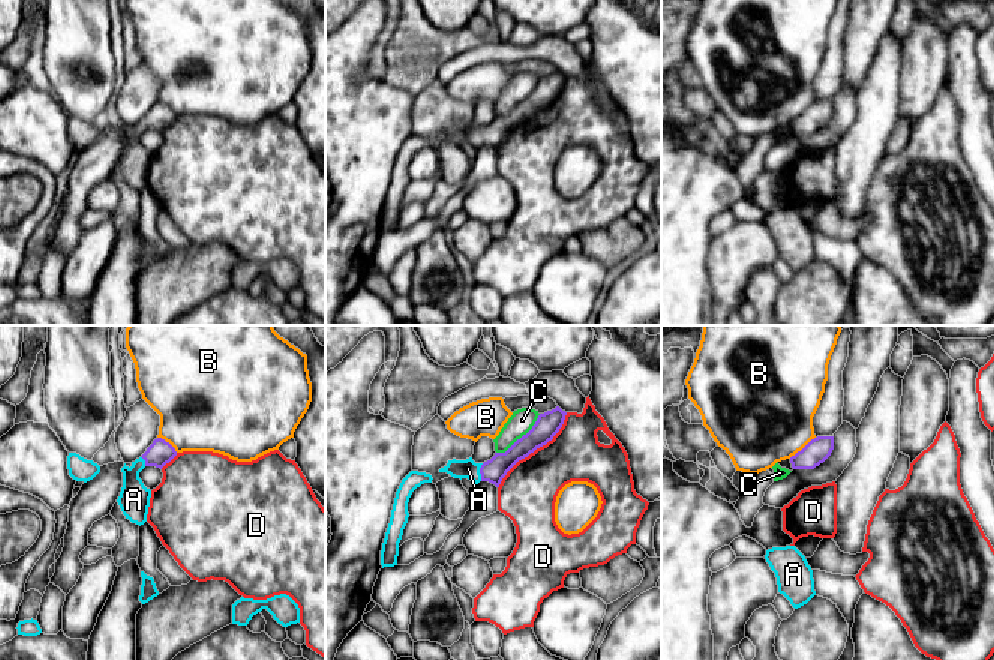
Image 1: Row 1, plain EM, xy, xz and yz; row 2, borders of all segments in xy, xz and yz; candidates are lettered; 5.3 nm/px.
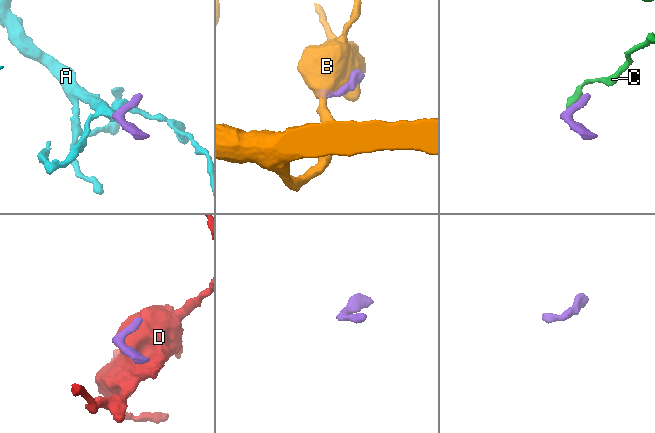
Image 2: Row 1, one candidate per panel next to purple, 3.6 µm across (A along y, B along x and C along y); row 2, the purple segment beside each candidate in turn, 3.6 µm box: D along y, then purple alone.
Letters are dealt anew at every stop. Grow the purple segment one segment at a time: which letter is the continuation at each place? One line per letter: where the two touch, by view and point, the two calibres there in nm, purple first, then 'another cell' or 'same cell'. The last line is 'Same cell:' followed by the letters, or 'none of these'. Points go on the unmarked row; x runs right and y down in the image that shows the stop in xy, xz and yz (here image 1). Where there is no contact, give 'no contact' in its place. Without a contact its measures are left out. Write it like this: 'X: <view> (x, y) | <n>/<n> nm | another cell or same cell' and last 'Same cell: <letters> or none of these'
A: xz (480, 137) | 120/100 nm | same cell
B: yz (802, 113) | 140/480 nm | another cell
C: xz (522, 101) | 140/130 nm | another cell
D: xz (534, 114) | 140/300 nm | another cell
Same cell: A

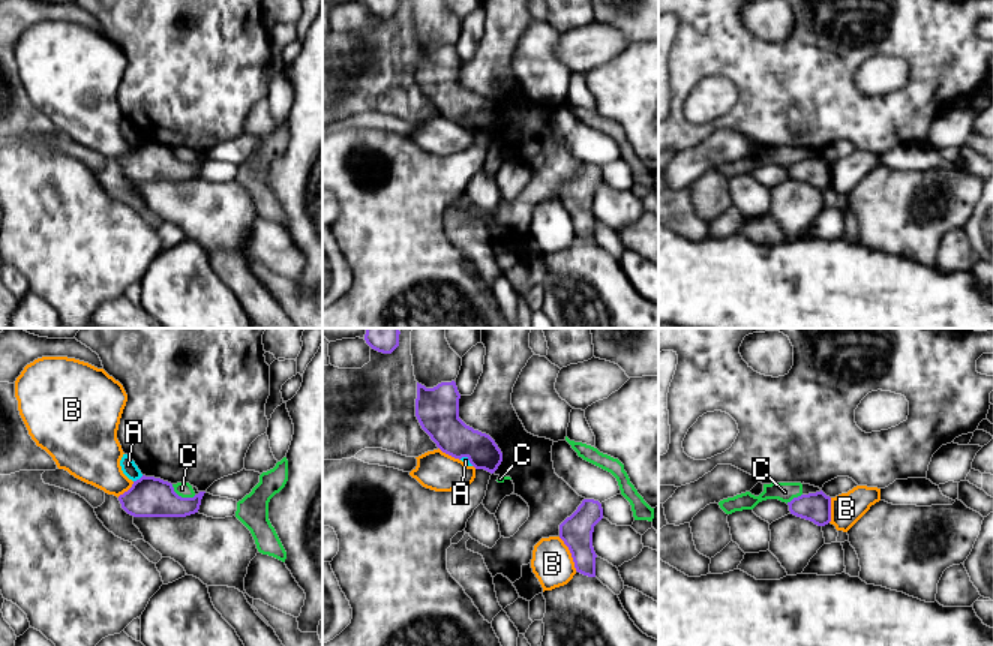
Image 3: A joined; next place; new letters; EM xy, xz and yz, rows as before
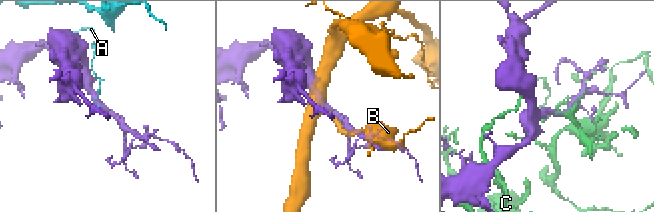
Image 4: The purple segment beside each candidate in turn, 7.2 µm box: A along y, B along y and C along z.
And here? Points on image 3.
A: xy (140, 143) | 220/80 nm | another cell
B: xz (570, 216) | 180/220 nm | another cell
C: xy (180, 161) | 220/80 nm | another cell
Same cell: none of these

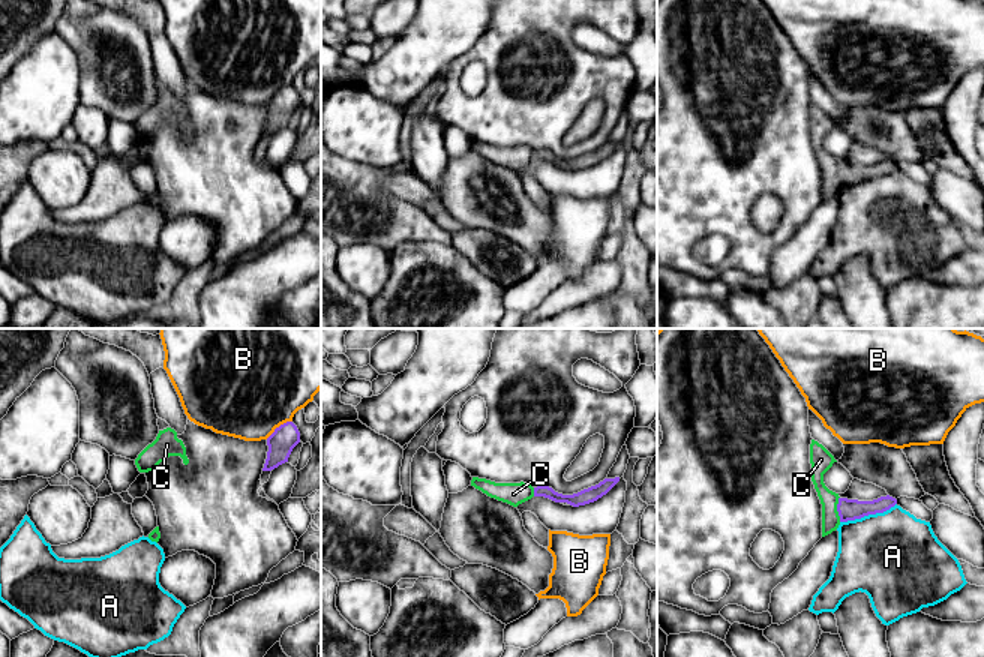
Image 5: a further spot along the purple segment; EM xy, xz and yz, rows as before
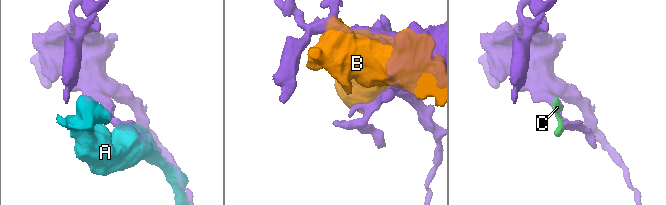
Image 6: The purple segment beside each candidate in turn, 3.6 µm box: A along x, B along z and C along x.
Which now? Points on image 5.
A: yz (867, 179) | 110/480 nm | another cell
B: xy (279, 90) | 140/500 nm | another cell
C: yz (837, 173) | 110/100 nm | same cell
Same cell: C

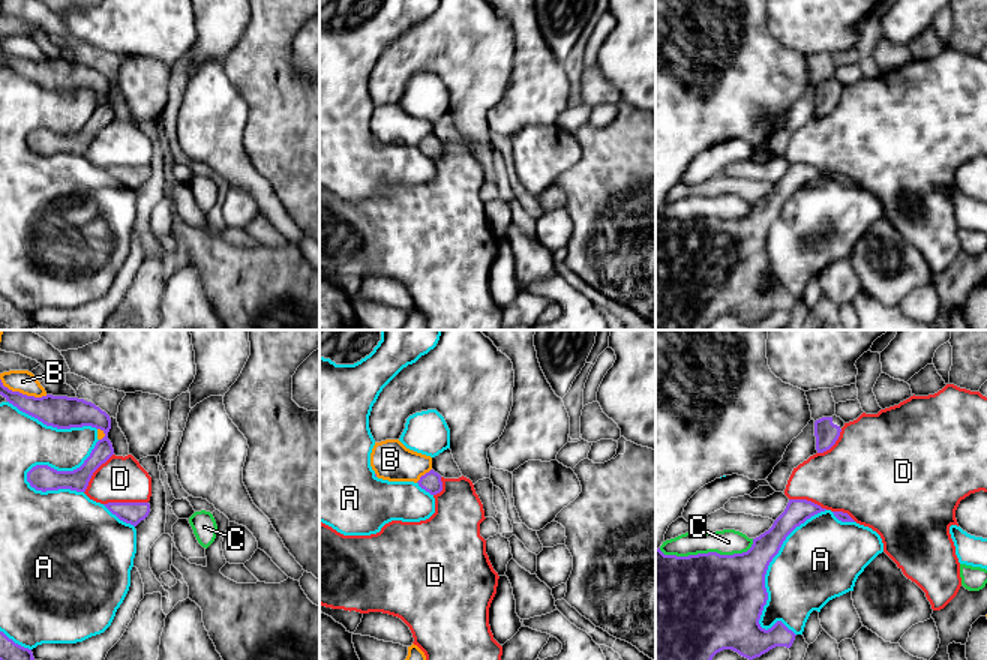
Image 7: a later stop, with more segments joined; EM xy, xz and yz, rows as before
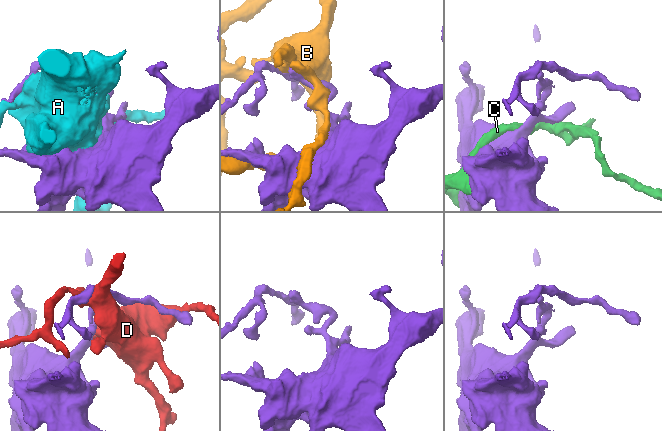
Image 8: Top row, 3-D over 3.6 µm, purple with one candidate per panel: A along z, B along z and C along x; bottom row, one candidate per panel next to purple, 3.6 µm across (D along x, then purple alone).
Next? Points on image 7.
A: yz (768, 228) | 380/420 nm | another cell
B: xy (21, 57) | 180/120 nm | another cell
C: yz (708, 216) | 500/140 nm | another cell
D: xy (125, 167) | 120/240 nm | another cell
Same cell: none of these

